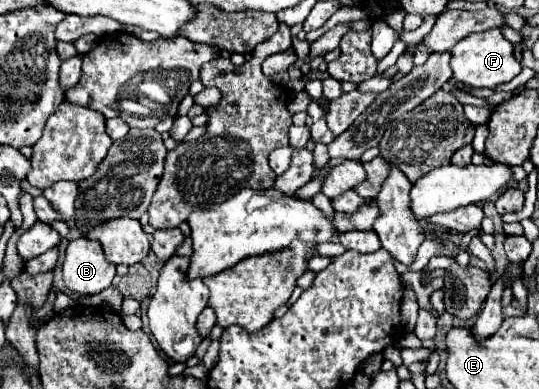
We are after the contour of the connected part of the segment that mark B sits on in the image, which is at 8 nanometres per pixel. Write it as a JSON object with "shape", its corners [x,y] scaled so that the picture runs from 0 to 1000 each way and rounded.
{"shape":[[[145,609],[130,620],[115,686],[119,728],[130,748],[171,758],[200,743],[215,707],[215,681],[193,666],[186,625]]]}

